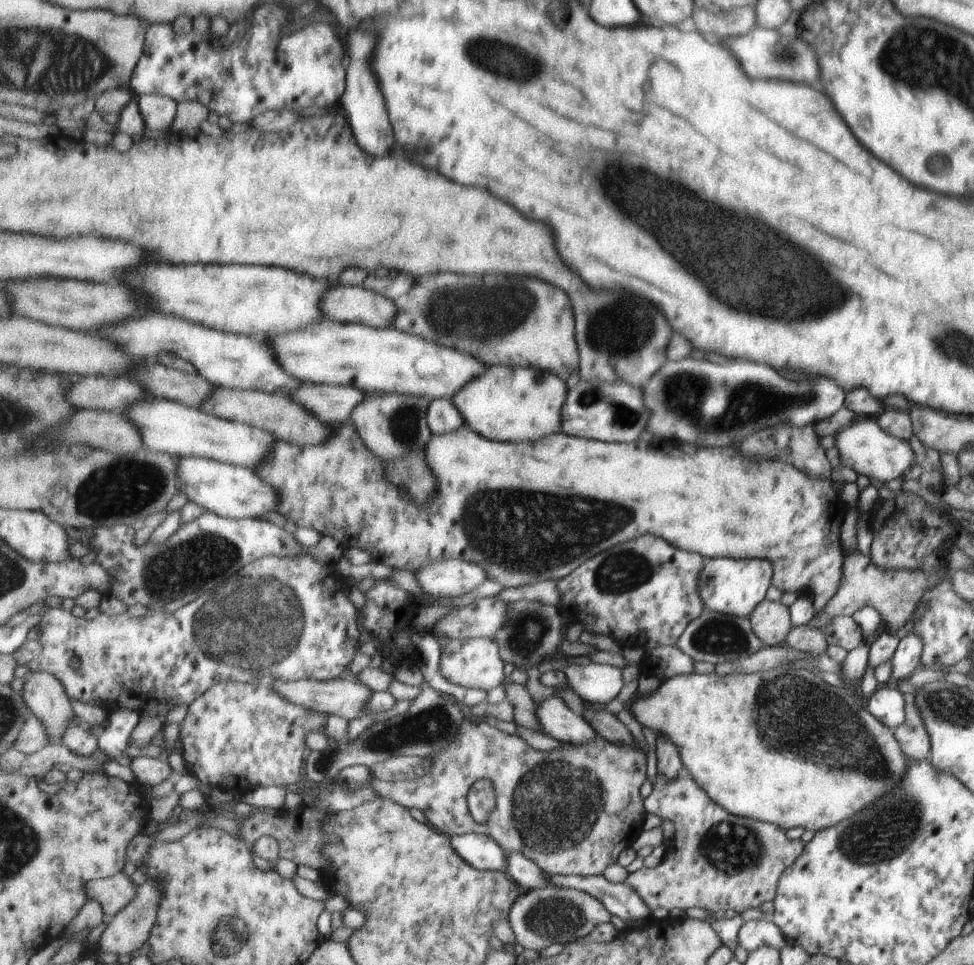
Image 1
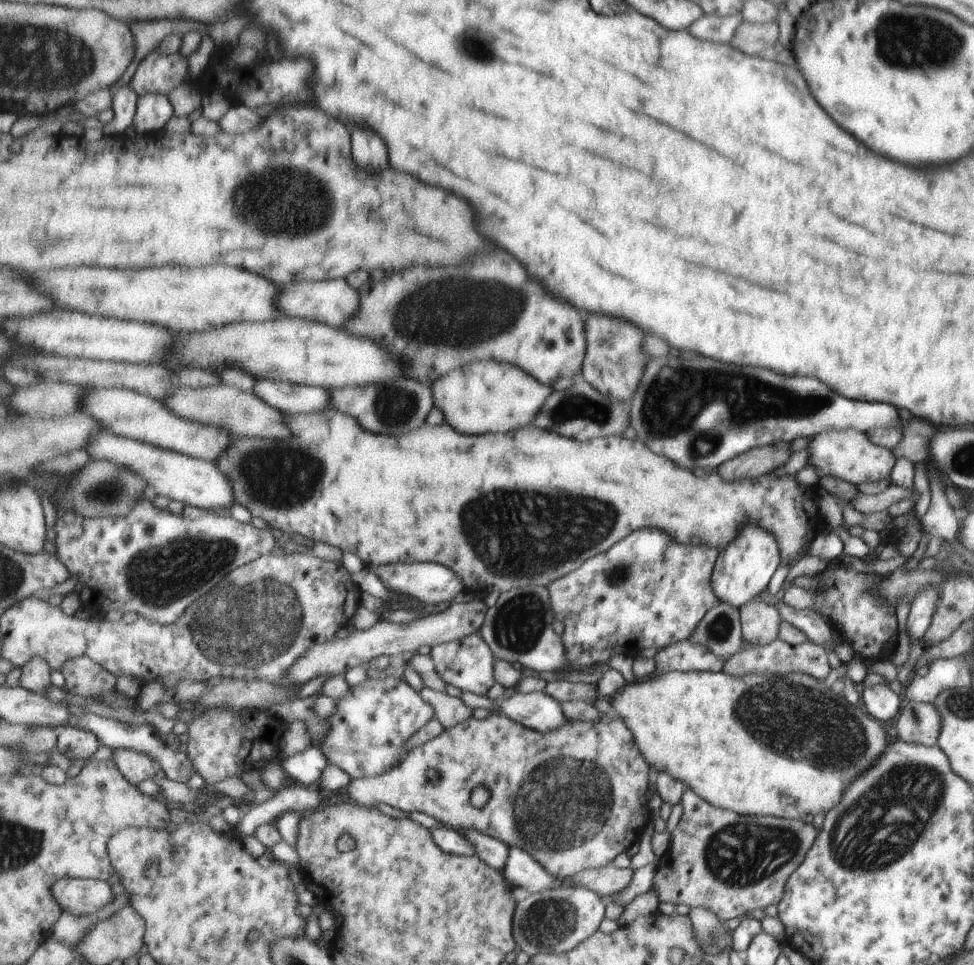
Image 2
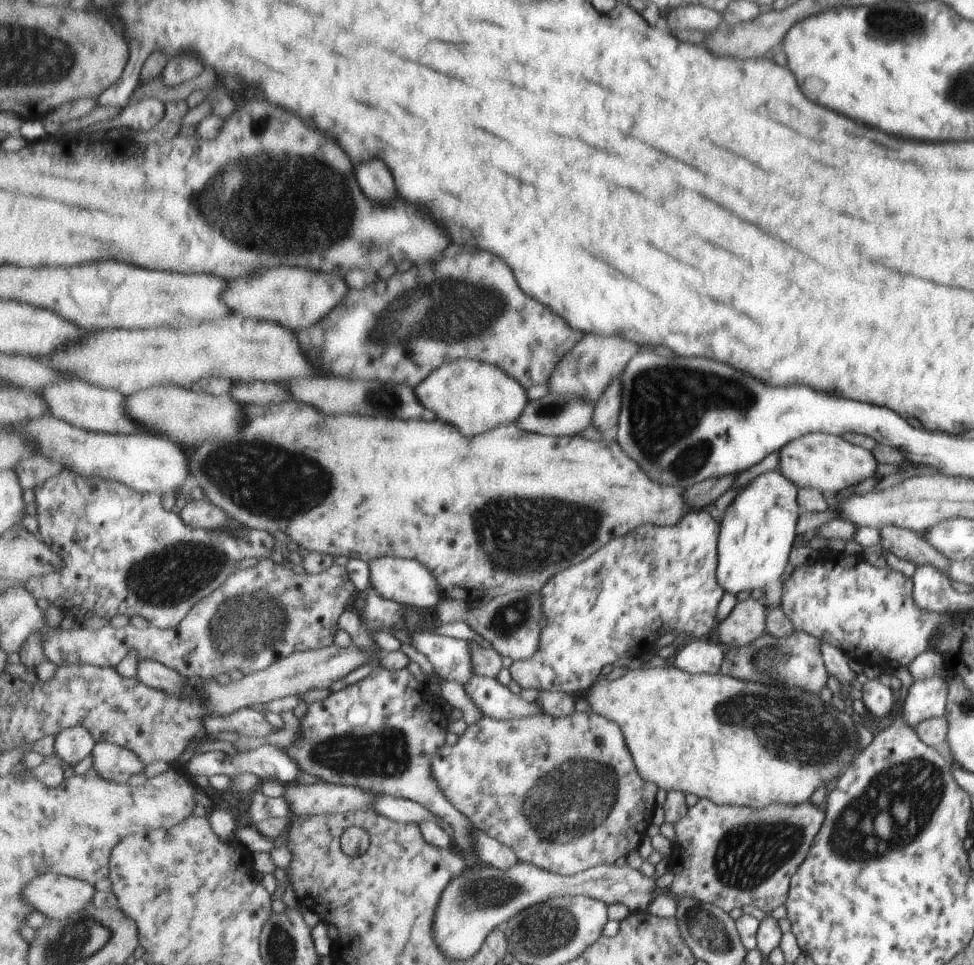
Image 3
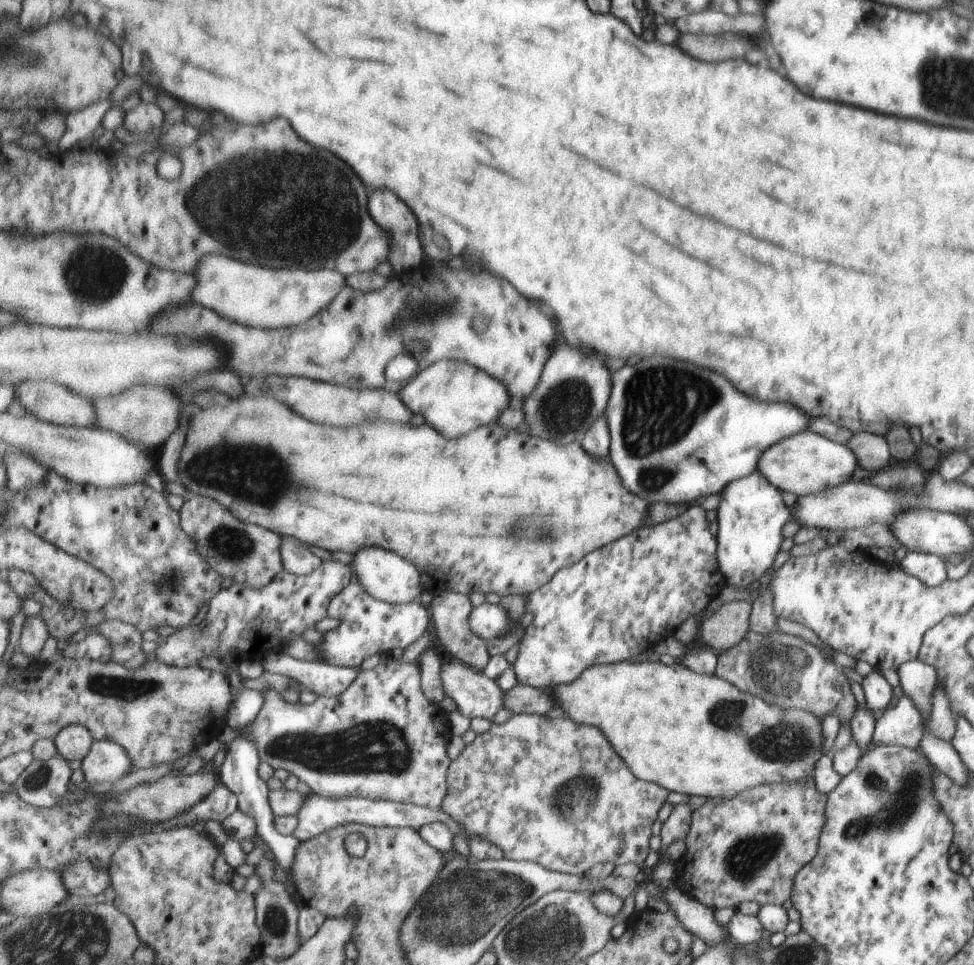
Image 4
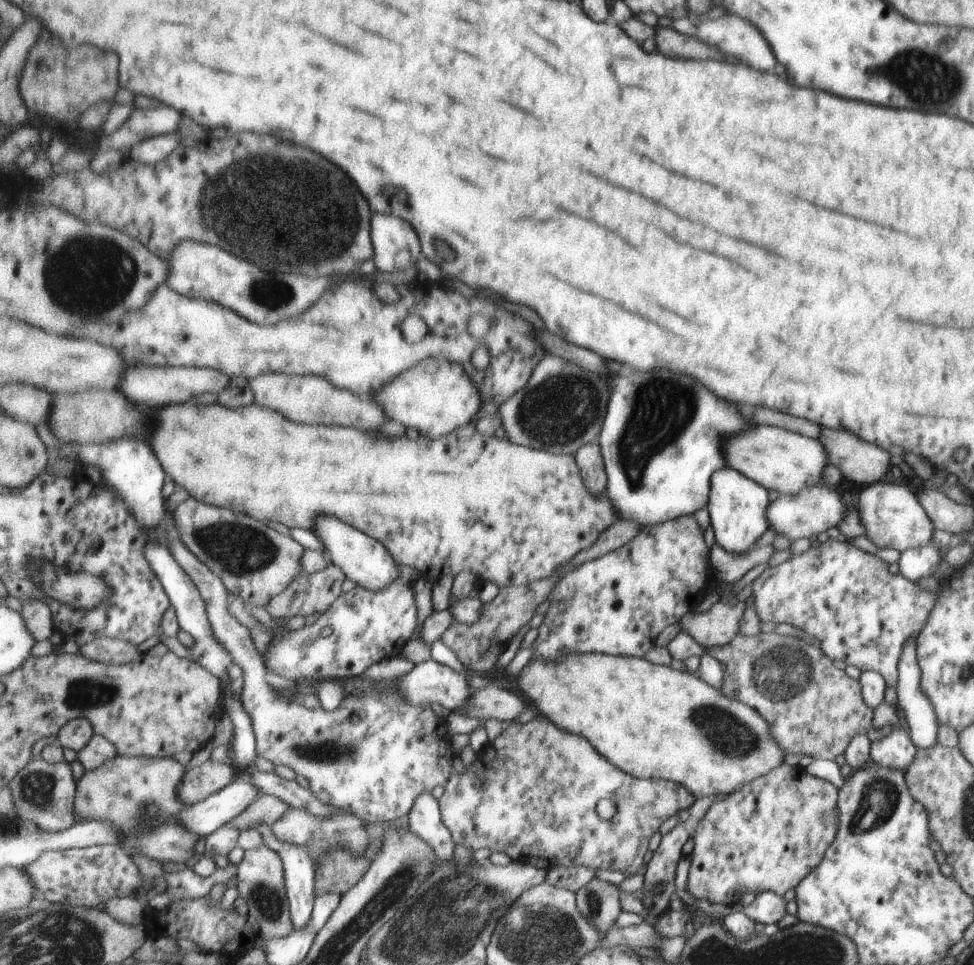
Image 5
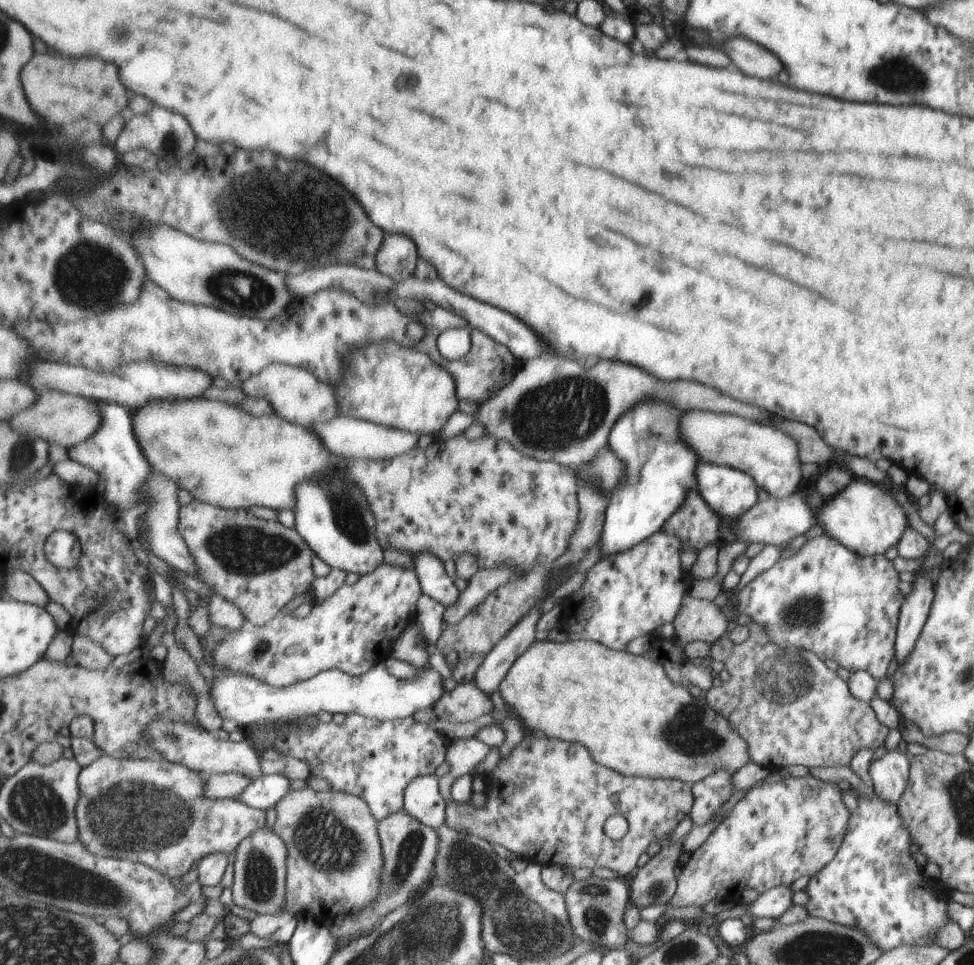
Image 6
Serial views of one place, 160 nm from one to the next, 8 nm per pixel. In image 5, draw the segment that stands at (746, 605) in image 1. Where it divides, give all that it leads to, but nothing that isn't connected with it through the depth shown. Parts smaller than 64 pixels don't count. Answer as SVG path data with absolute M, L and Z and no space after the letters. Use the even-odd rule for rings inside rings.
M728 466L712 476L710 489L707 507L715 542L728 552L746 552L768 530L768 489Z

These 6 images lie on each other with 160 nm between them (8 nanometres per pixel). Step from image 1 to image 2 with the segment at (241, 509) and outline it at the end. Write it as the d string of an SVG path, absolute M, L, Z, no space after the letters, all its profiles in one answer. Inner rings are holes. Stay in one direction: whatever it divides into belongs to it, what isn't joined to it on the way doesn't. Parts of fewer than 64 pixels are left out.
M104 431L96 438L92 438L88 452L94 460L112 460L117 466L120 464L144 476L148 480L150 489L153 489L155 493L167 496L172 501L184 502L187 506L201 508L202 511L220 508L230 510L234 503L239 502L239 497L236 496L236 484L232 484L230 474L224 472L224 468L220 468L220 464L215 461L192 457Z

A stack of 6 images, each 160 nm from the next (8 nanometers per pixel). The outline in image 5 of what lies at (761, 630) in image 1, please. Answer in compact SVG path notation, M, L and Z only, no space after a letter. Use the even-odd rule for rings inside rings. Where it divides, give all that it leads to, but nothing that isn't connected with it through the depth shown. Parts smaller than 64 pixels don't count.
M719 601L705 612L688 612L682 624L686 631L705 651L711 646L728 644L739 632L748 602L729 604Z

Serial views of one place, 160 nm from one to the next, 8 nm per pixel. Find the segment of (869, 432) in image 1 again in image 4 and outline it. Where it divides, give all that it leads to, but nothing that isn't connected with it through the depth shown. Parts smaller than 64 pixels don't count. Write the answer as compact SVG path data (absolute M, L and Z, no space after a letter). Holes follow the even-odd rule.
M804 430L779 440L761 456L756 472L763 474L777 489L792 492L797 497L815 495L830 487L852 480L858 458L848 445L828 439L818 433Z

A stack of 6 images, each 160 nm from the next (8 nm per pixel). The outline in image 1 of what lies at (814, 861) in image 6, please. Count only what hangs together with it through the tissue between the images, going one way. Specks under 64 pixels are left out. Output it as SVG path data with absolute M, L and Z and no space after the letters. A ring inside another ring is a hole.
M657 773L655 781L649 786L645 798L647 812L650 816L658 816L662 821L673 821L676 827L676 835L668 843L662 862L654 868L642 866L639 870L630 872L627 880L624 880L630 890L636 890L638 898L642 898L650 911L664 909L669 913L676 908L685 911L688 908L704 908L712 913L734 910L741 914L751 908L759 908L764 902L775 900L780 874L802 854L805 846L802 840L792 840L778 826L728 813L722 805L712 800L711 794L698 781L693 780L692 776L672 781L668 780L668 776Z

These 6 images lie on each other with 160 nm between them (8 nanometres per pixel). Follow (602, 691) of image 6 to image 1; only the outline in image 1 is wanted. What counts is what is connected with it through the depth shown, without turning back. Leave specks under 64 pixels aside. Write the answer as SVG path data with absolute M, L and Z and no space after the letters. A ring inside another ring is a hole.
M785 666L769 669L765 672L744 673L742 675L718 676L716 673L690 673L674 676L674 678L663 682L656 691L642 697L635 696L628 707L640 725L650 728L652 732L657 733L657 736L664 736L679 746L680 758L682 758L683 765L690 772L692 779L698 781L711 794L712 800L722 805L728 813L772 824L787 832L794 828L814 831L830 828L830 826L834 826L834 824L838 824L850 816L856 816L858 810L872 804L884 792L892 792L896 788L896 784L900 784L906 778L908 759L903 754L903 750L900 749L894 731L884 725L882 721L878 721L870 710L866 710L864 702L866 700L860 698L858 694L854 694L854 690L848 690L828 676L820 676L816 672L804 668L797 669Z

